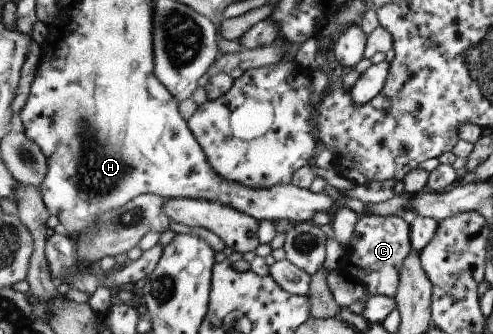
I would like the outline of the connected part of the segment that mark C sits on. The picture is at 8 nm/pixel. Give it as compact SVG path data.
M365 214L357 222L353 243L346 255L341 258L338 269L361 282L369 296L383 294L394 298L401 283L403 263L411 255L411 251L412 227L404 217Z

